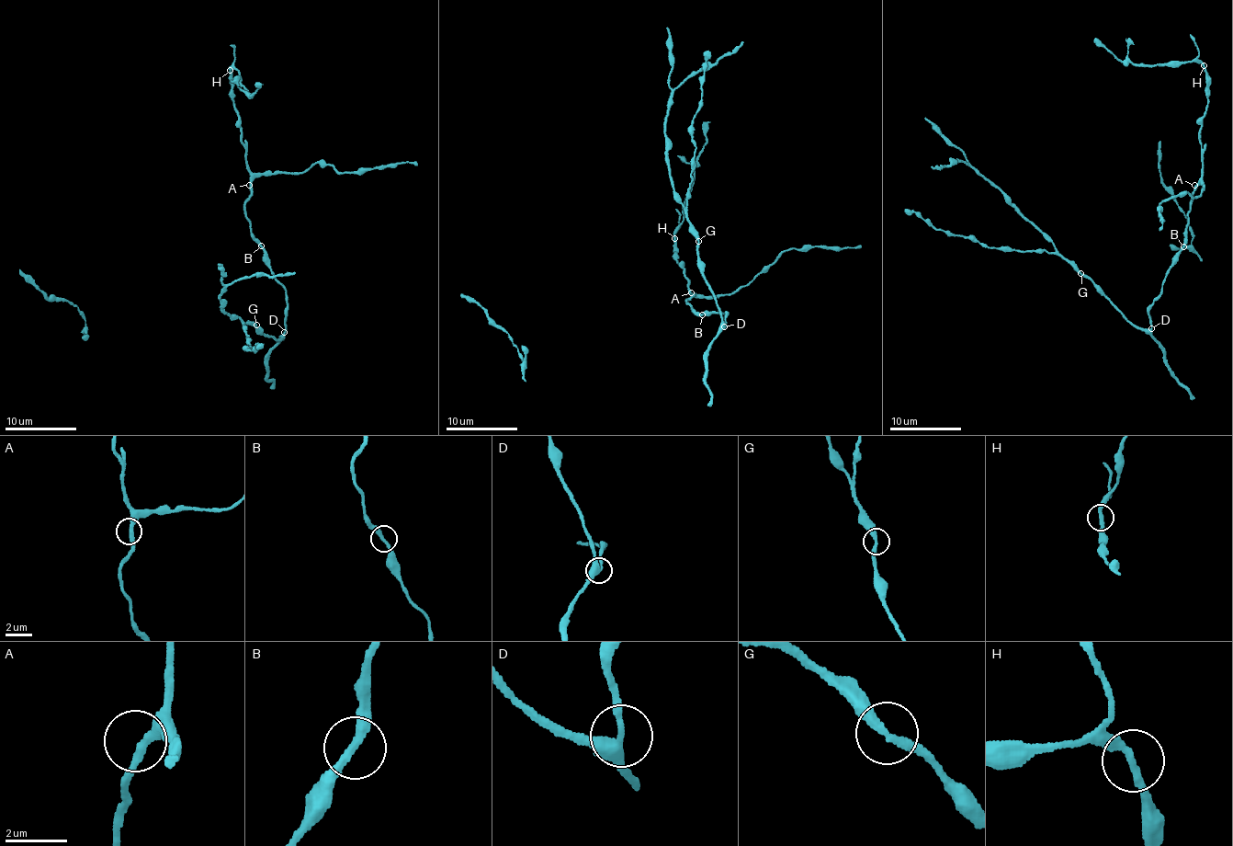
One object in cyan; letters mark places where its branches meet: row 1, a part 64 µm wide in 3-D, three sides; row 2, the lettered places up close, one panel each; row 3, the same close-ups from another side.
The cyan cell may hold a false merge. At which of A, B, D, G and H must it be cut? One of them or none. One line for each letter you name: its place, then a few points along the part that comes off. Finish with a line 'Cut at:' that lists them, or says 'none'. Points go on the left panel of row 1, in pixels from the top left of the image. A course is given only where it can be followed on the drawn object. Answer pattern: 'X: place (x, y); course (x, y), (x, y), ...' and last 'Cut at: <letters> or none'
Cut at: none

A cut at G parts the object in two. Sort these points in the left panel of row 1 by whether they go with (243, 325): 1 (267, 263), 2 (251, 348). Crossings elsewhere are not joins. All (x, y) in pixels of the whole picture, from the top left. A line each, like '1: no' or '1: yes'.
1: no
2: yes

